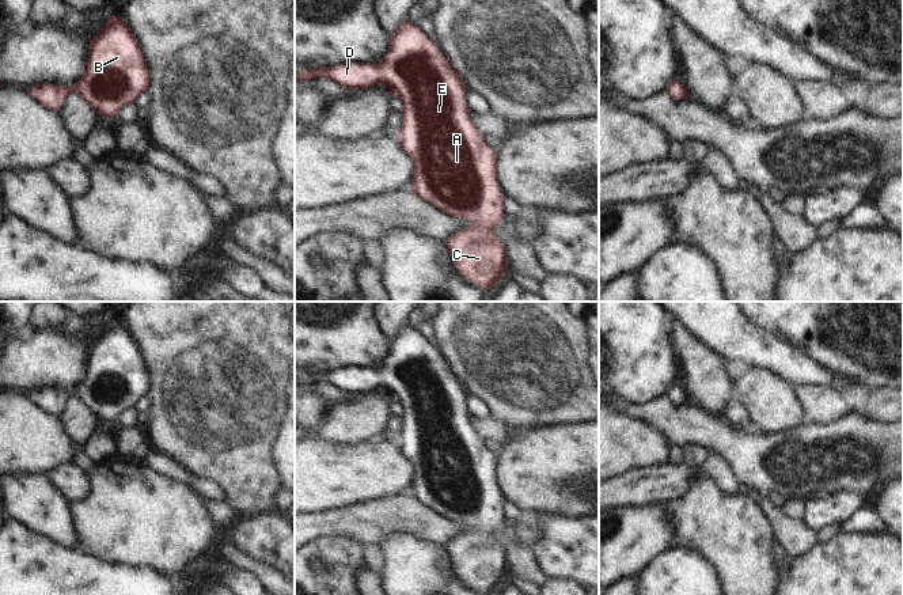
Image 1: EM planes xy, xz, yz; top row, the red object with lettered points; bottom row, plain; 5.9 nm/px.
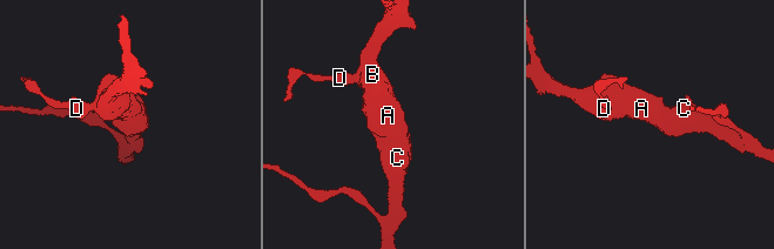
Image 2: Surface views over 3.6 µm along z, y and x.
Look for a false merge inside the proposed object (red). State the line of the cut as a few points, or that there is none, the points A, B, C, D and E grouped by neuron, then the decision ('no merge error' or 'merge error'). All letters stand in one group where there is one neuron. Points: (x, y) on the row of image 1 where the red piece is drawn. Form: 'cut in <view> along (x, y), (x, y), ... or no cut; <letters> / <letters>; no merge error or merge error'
no cut; A B C D E; no merge error

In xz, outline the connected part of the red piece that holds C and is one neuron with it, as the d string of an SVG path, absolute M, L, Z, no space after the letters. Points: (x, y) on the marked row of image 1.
M405 19L391 35L388 50L377 64L346 62L295 72L295 80L297 82L316 77L327 77L352 91L371 88L380 83L388 88L391 96L395 96L402 102L402 125L397 134L397 141L413 162L410 190L420 200L425 200L443 213L468 220L473 224L471 228L459 231L447 240L443 240L447 245L456 270L468 283L482 291L496 287L505 278L508 270L505 247L496 238L496 227L501 224L505 216L502 212L504 196L497 185L497 152L486 144L485 137L470 121L470 110L466 101L468 91L458 72L440 52L437 43L432 42L417 24Z

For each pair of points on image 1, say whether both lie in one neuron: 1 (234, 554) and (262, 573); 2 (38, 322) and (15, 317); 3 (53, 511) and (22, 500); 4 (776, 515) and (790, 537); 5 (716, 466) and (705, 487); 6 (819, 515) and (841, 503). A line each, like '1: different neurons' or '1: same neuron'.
1: same neuron
2: different neurons
3: same neuron
4: same neuron
5: different neurons
6: same neuron

